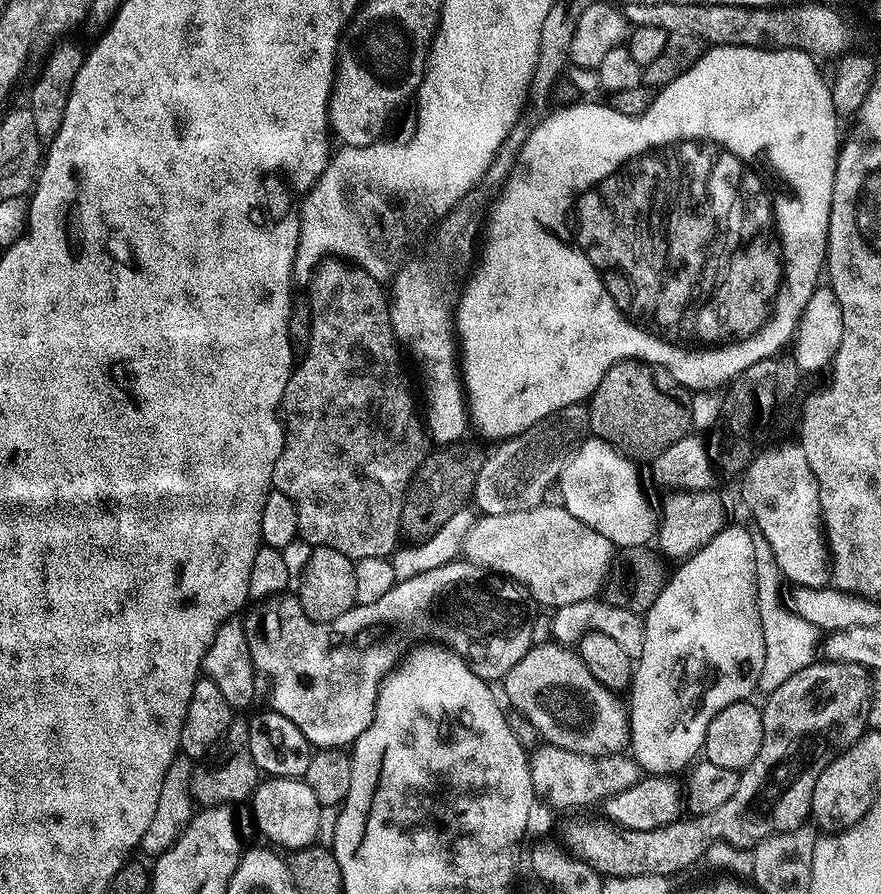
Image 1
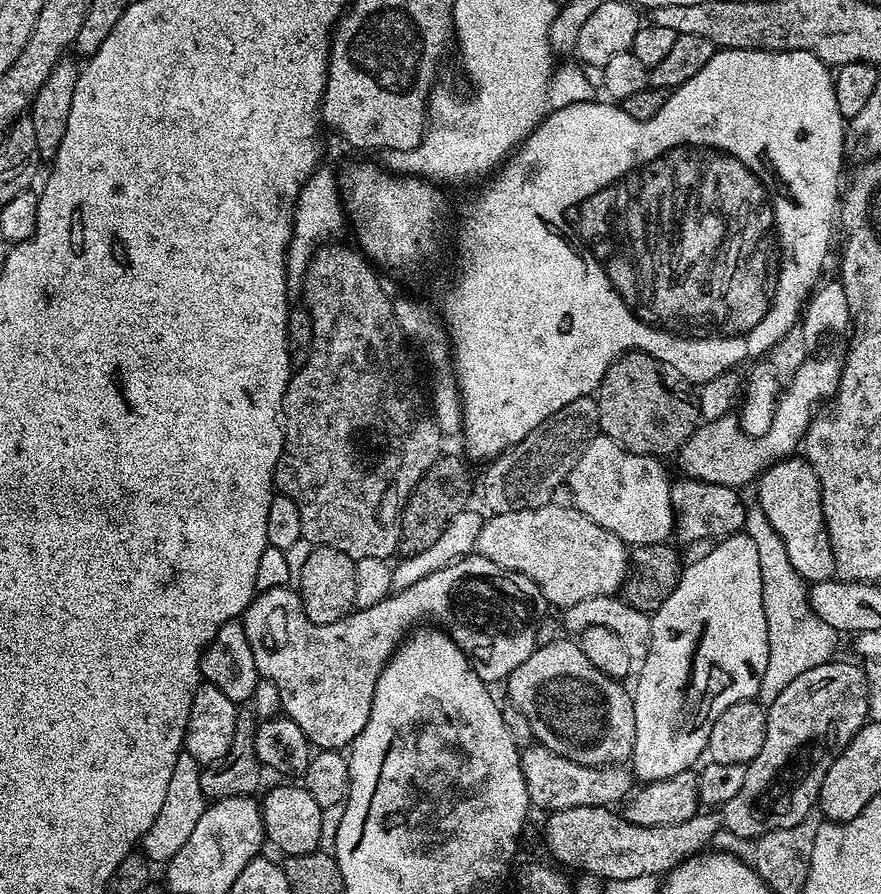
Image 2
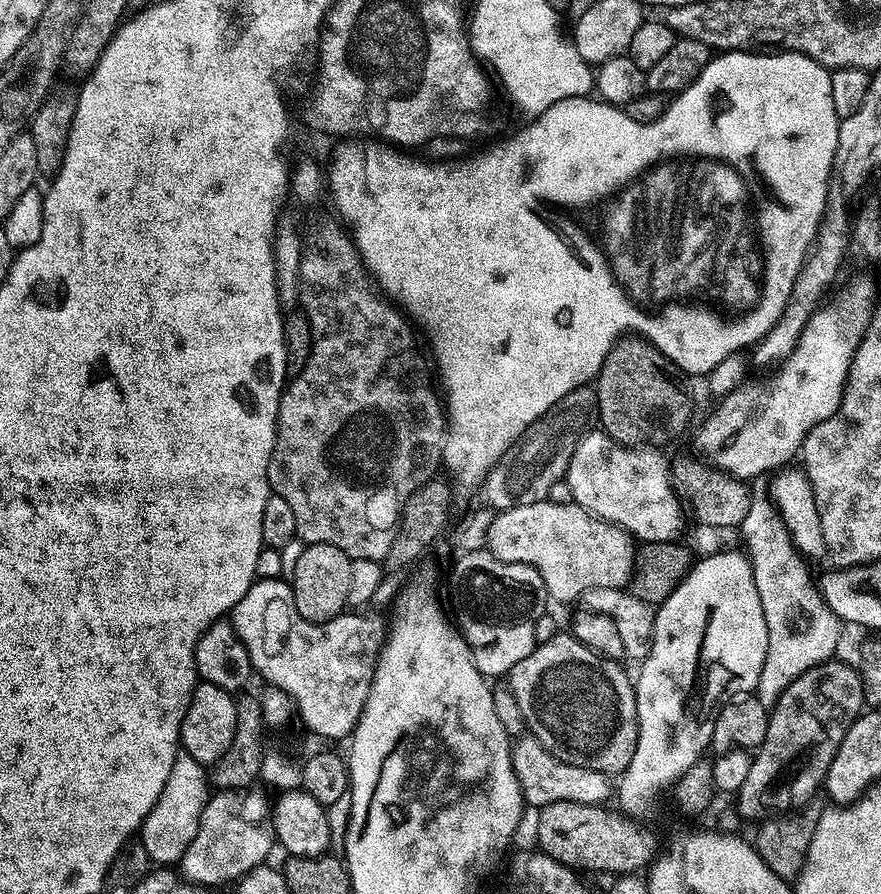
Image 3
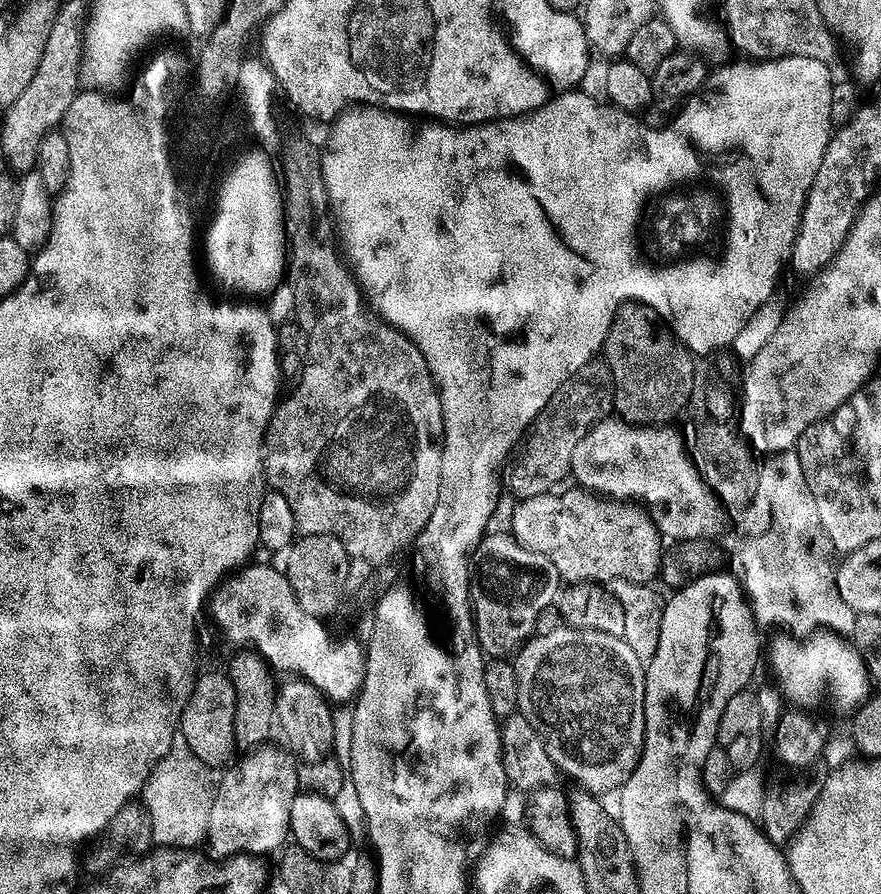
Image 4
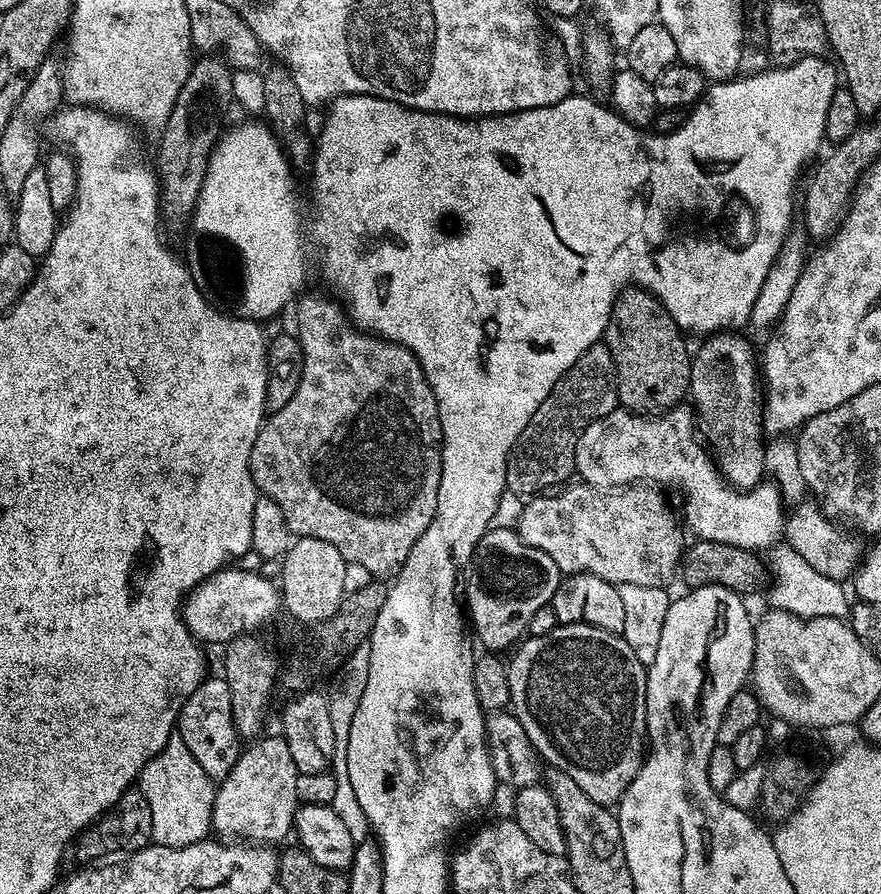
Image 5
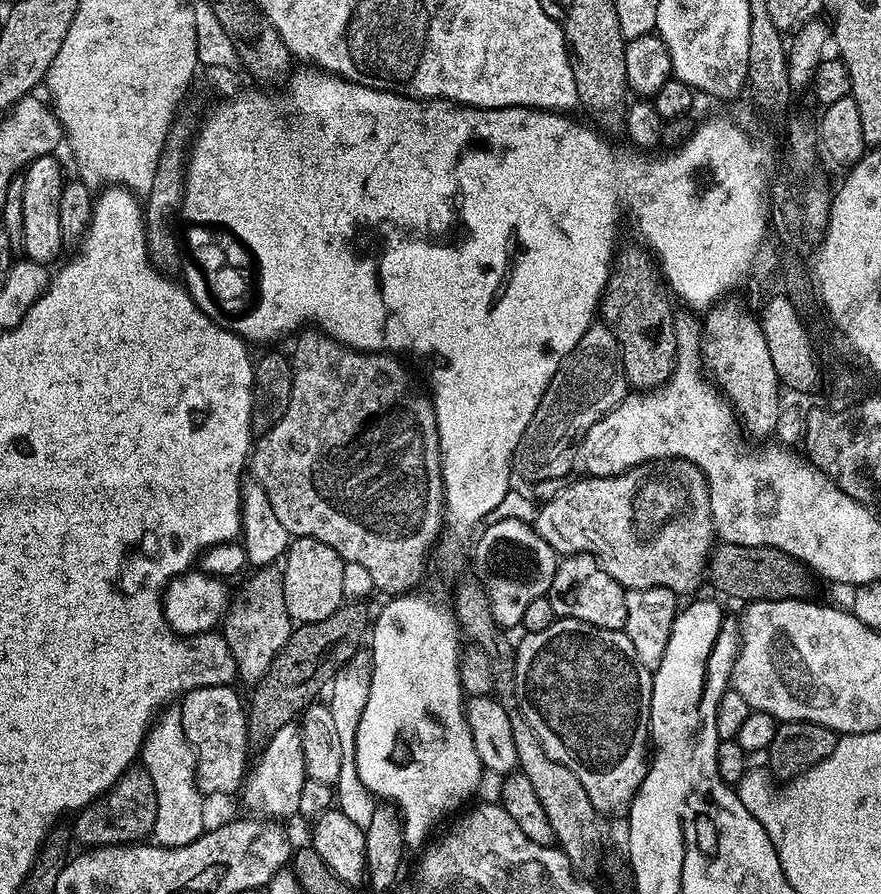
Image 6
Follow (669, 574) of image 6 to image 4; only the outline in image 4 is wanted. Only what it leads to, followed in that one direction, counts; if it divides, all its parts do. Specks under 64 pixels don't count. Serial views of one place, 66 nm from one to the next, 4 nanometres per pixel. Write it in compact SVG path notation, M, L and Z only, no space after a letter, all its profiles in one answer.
M572 486L561 496L556 495L545 494L519 501L513 511L510 532L523 548L550 558L561 581L569 585L613 580L648 584L657 579L662 537L643 507L601 498L579 486Z

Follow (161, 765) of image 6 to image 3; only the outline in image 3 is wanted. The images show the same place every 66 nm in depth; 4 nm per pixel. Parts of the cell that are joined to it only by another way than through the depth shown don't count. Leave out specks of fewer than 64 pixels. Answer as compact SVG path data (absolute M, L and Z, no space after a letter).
M185 752L177 753L162 794L141 824L140 839L153 863L160 862L162 864L159 865L162 866L179 863L190 842L197 836L201 815L210 799L210 782L209 779L208 782L206 780L206 772L205 765L197 762L192 755Z

